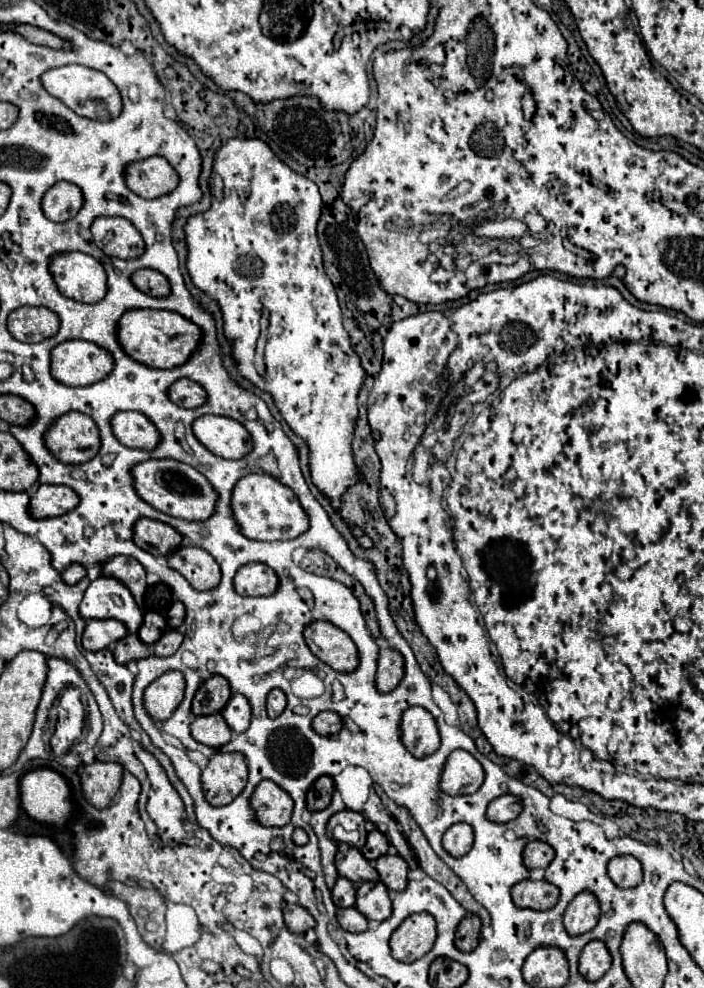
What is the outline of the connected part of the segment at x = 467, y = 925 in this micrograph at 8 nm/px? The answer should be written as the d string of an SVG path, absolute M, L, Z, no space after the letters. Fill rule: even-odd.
M477 915L465 917L455 933L455 947L461 951L471 951L479 943L479 933L481 933L481 919Z

